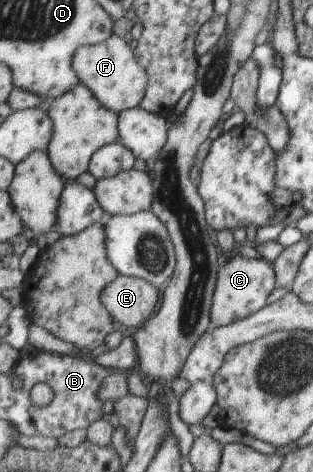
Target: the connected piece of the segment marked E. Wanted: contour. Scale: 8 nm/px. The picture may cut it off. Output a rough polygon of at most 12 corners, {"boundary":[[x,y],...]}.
{"boundary":[[118,275],[102,304],[125,332],[156,310],[149,281]]}

